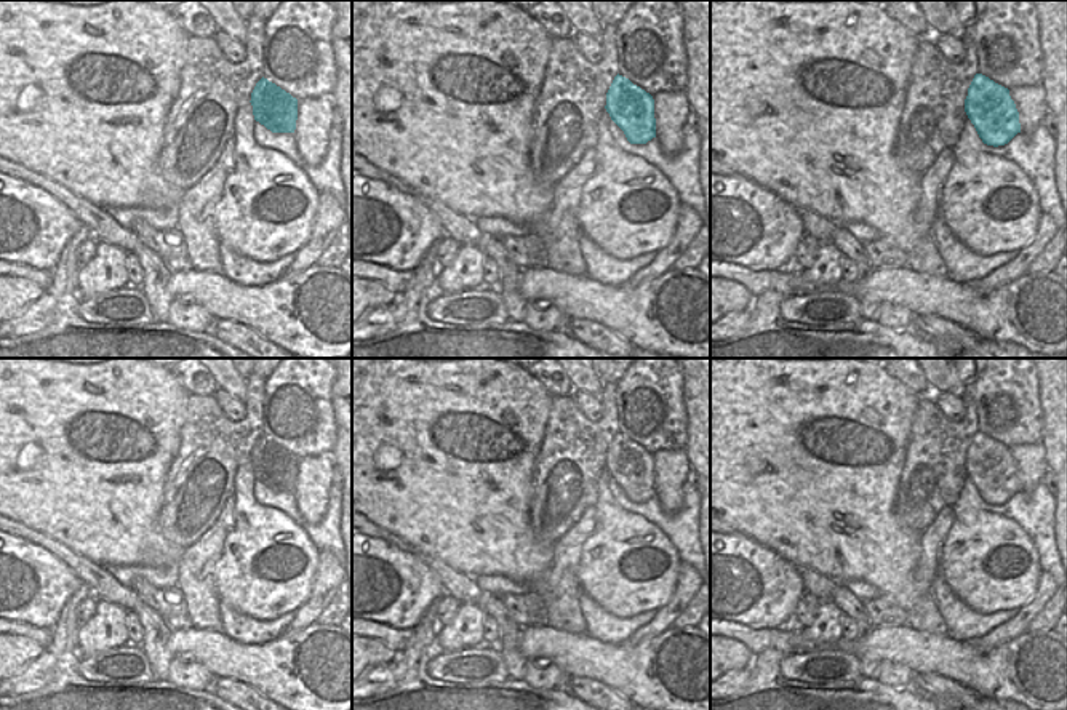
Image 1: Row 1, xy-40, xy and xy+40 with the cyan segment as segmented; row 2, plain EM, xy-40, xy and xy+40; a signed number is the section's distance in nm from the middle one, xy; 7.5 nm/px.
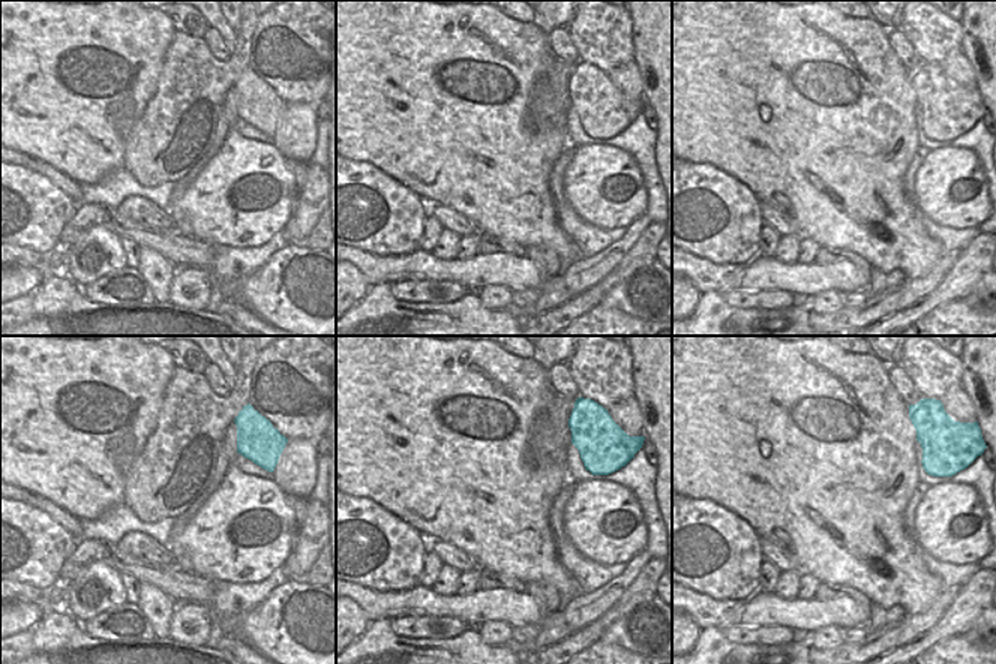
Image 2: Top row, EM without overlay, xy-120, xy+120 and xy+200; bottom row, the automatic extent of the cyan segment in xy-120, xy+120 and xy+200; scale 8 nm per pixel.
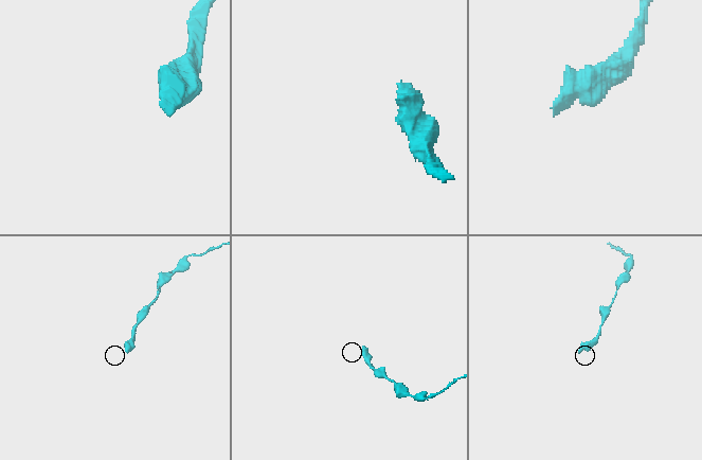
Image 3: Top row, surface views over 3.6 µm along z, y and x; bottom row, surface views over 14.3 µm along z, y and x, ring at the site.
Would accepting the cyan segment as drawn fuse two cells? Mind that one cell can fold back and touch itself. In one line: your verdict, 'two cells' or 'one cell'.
two cells

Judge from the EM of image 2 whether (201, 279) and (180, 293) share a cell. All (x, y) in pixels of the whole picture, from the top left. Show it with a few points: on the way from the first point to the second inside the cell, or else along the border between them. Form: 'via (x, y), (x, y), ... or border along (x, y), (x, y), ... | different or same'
via (195, 284), (182, 287) | same

